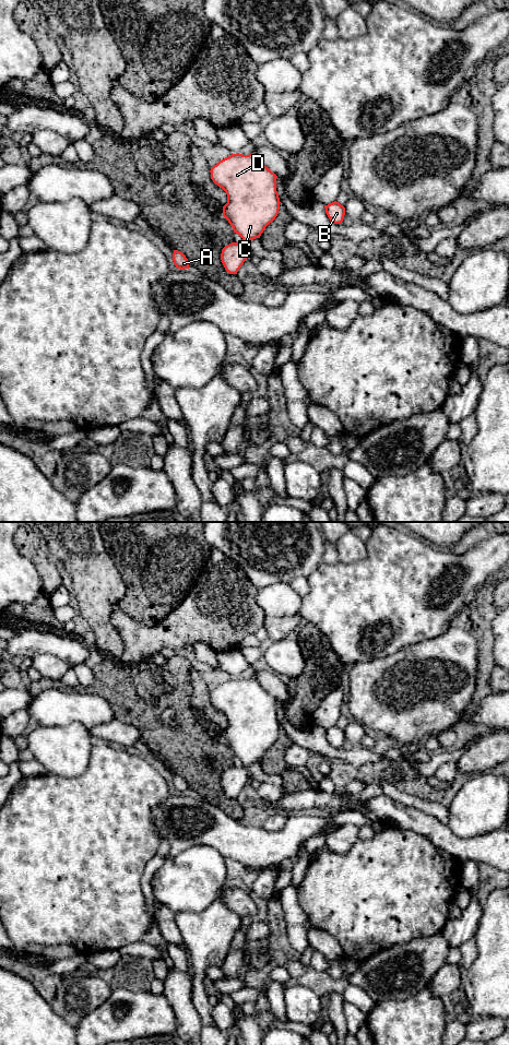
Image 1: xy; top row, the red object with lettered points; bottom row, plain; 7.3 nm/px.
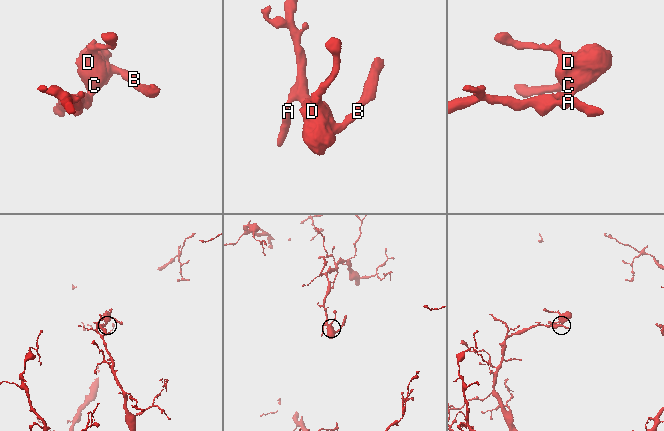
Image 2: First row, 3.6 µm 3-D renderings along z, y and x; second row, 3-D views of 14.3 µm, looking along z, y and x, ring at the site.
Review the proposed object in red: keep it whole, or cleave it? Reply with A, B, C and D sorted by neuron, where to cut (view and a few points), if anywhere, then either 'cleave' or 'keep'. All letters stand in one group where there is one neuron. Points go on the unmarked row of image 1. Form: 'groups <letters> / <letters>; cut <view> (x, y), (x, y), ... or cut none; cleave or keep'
groups A B C D; cut none; keep

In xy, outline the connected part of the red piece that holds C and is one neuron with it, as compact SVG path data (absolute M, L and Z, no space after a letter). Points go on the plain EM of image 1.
M233 678L211 691L211 703L227 719L223 740L242 765L225 770L221 784L229 798L237 798L247 784L247 769L260 762L279 738L277 700L254 678Z

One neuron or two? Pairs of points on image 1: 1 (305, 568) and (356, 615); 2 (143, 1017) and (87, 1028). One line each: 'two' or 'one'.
1: two
2: one

